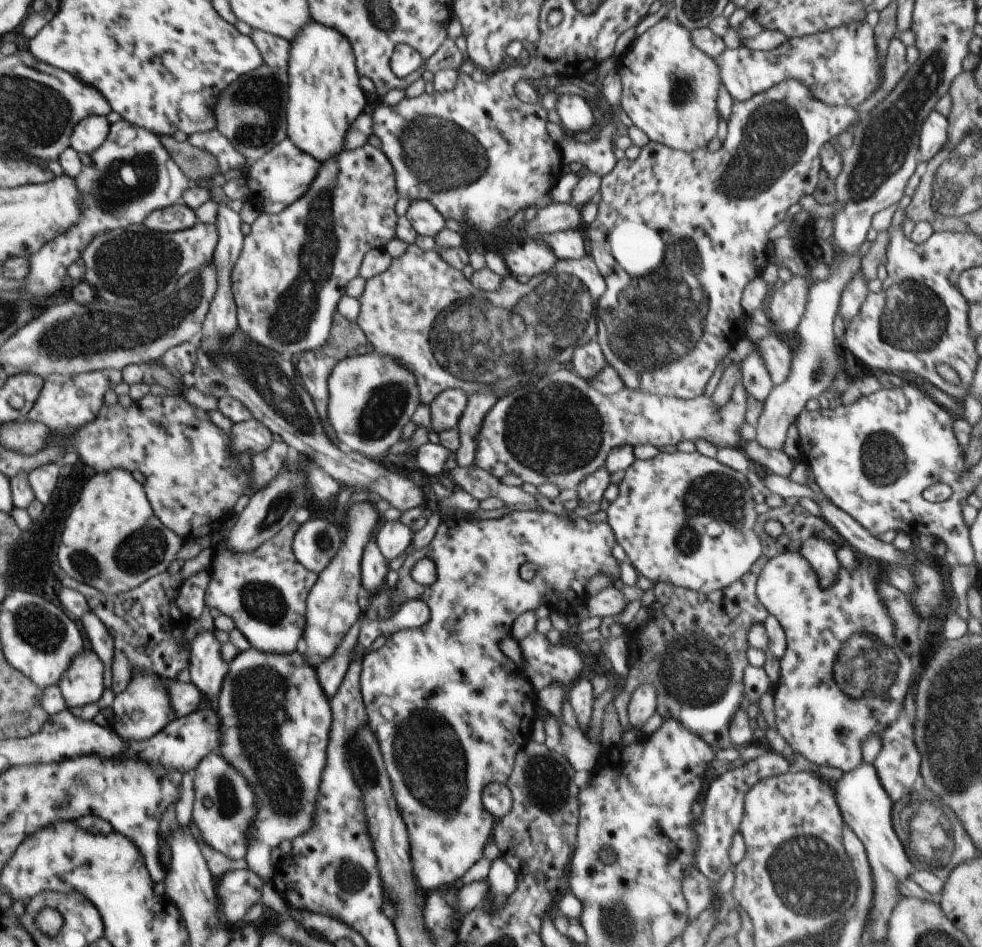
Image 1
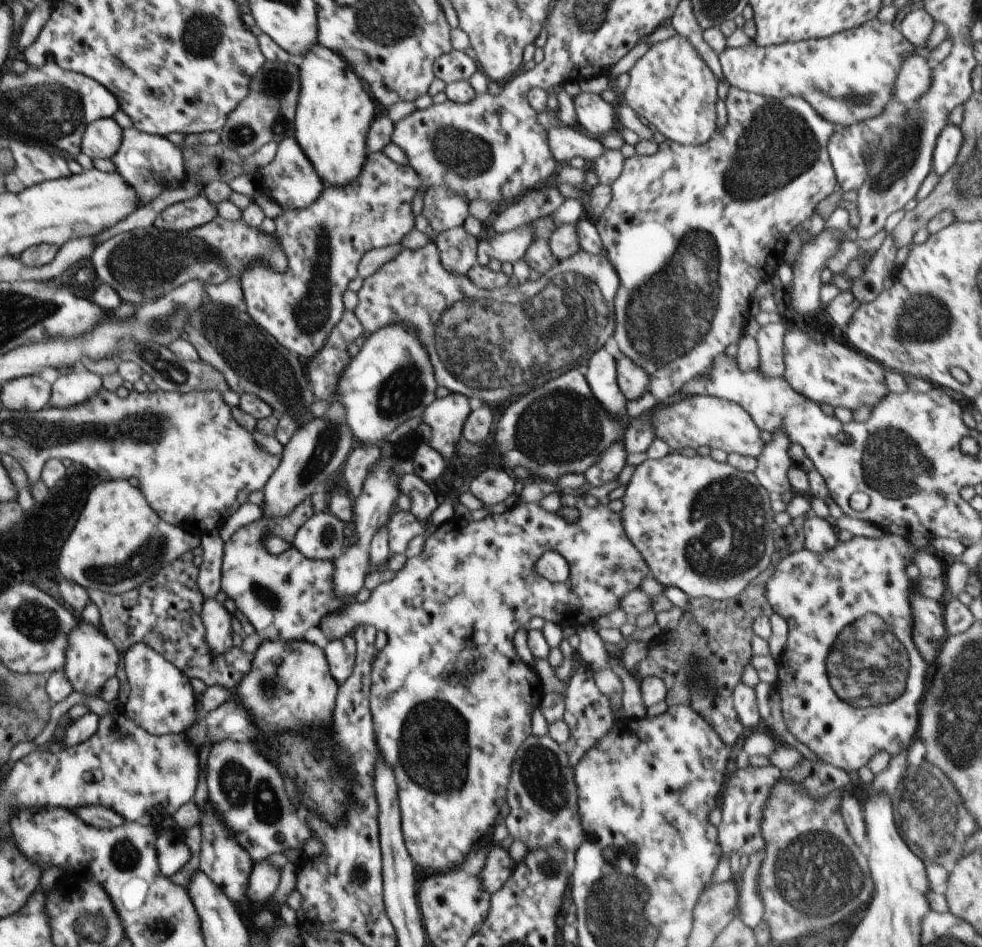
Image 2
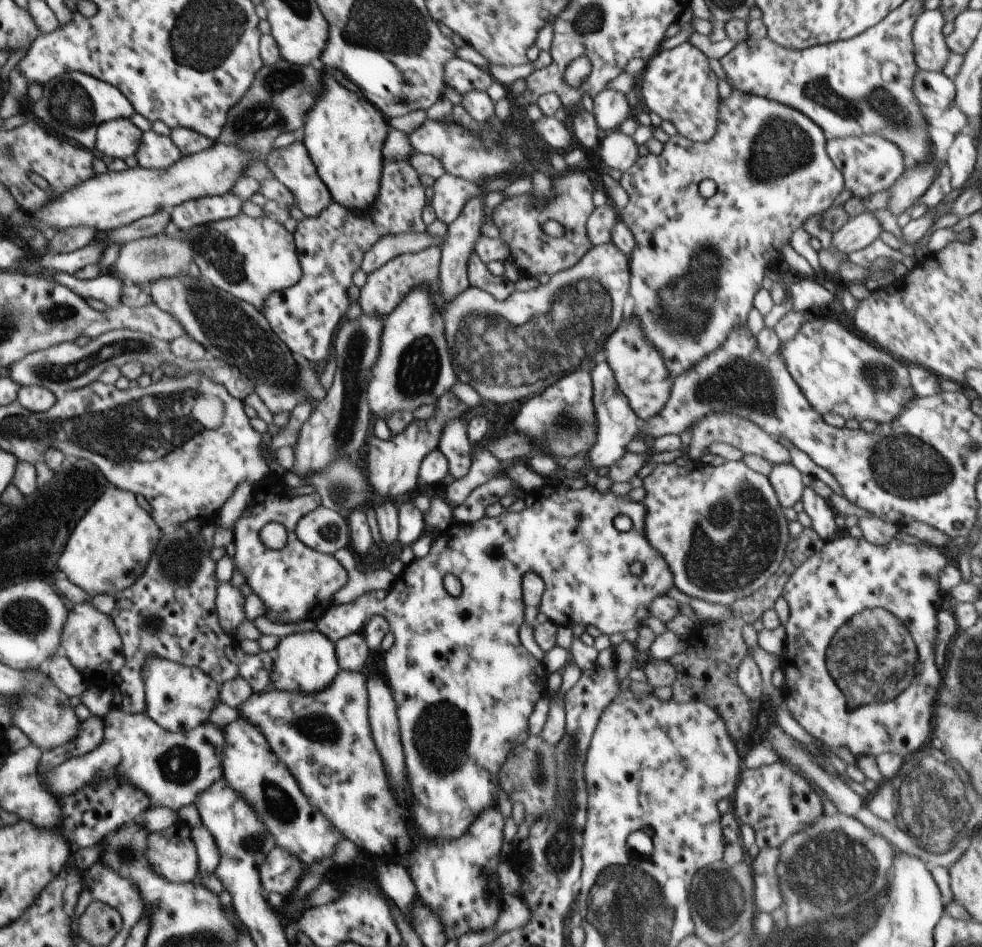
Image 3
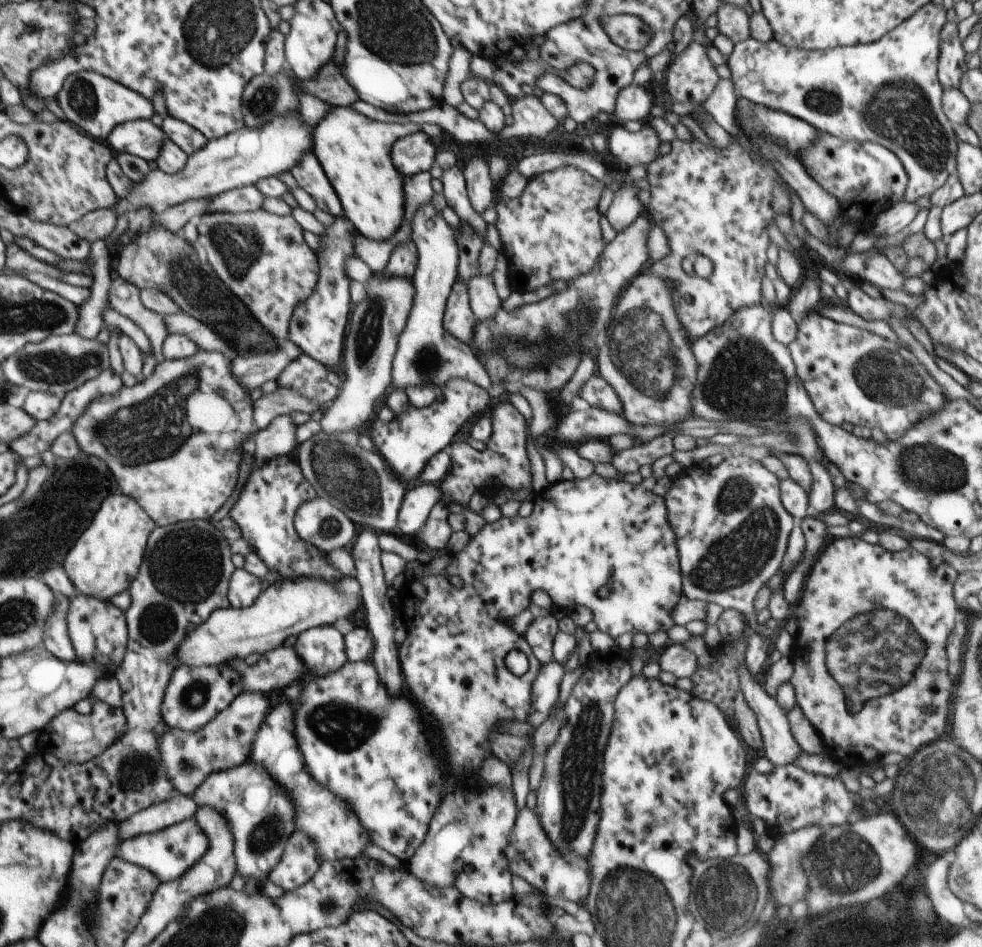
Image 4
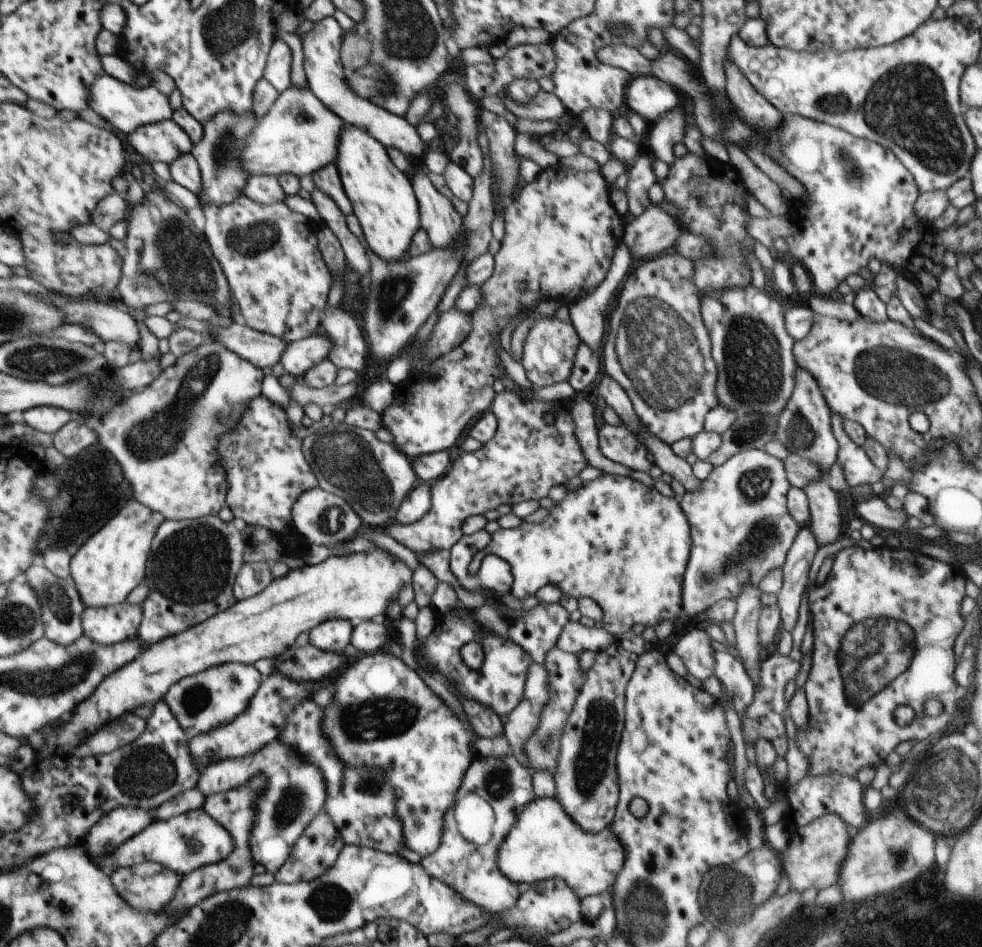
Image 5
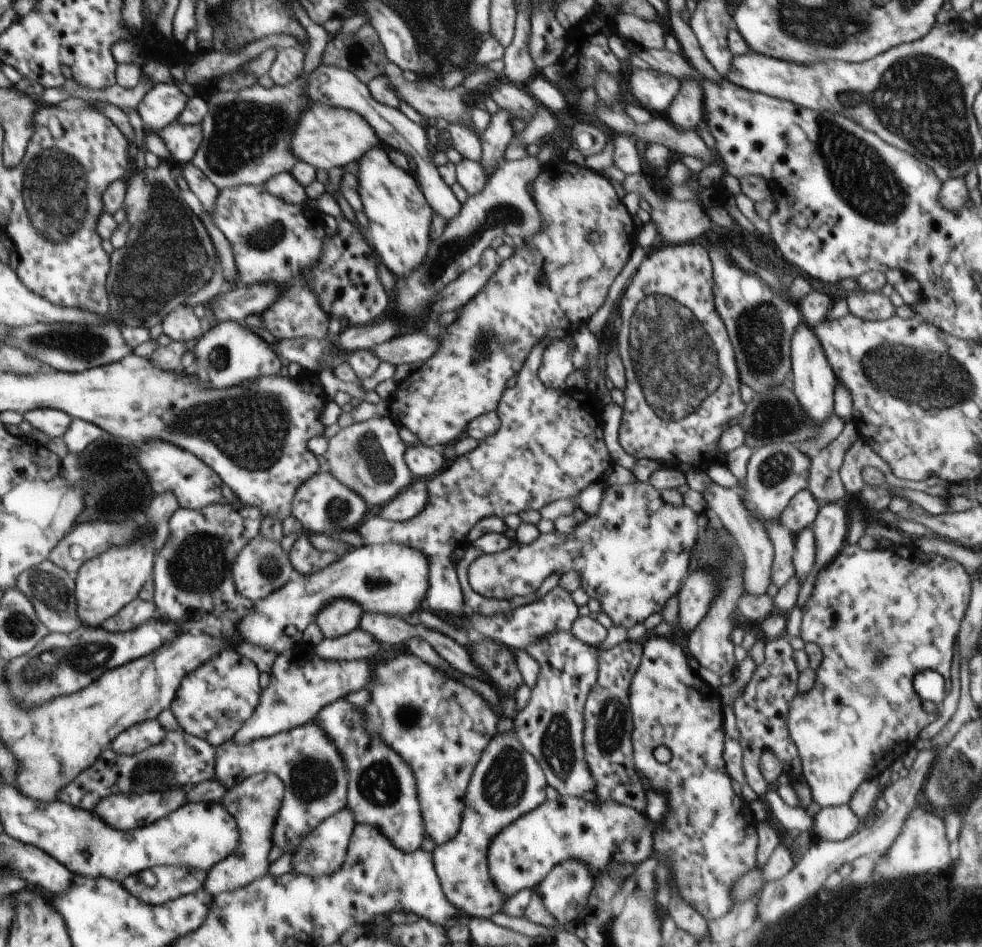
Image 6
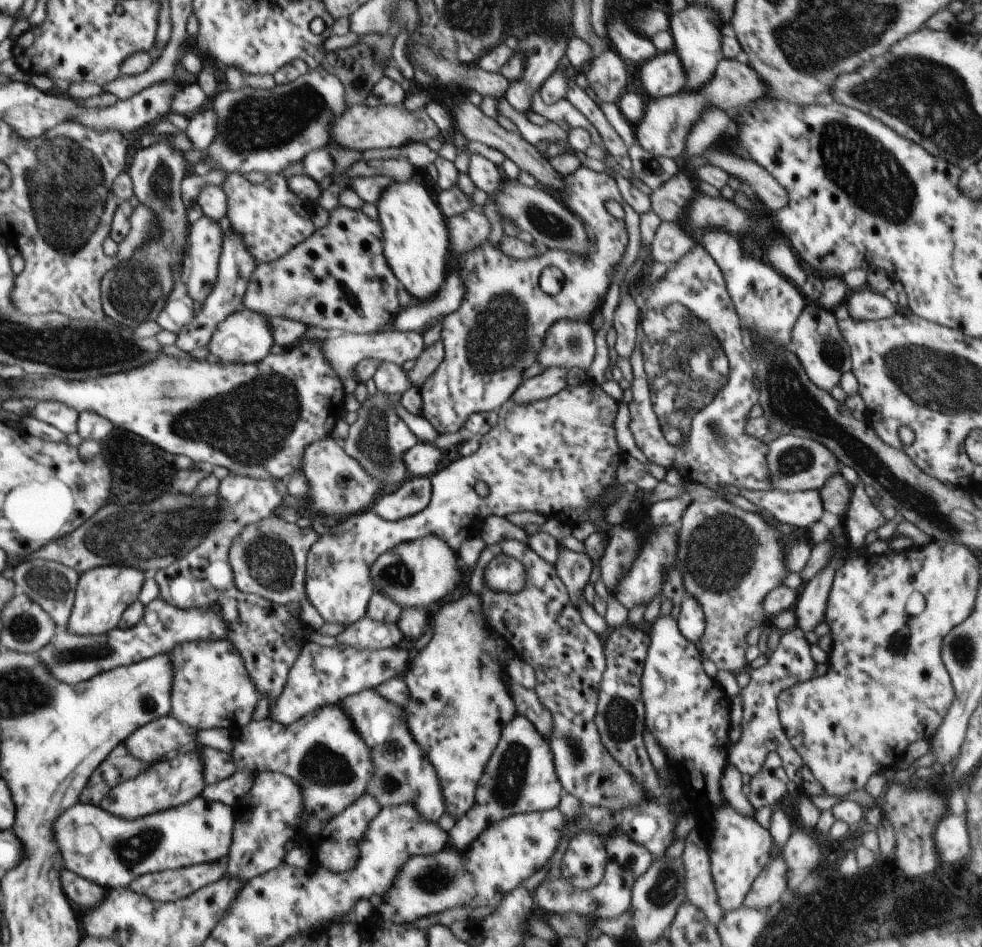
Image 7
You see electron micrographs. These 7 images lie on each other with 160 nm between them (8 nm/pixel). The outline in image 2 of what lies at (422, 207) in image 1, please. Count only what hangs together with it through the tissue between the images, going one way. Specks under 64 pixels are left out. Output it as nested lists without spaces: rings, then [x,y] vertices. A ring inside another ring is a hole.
[[[446,185],[428,186],[424,199],[422,214],[436,234],[464,224],[469,217],[466,195],[456,195]]]

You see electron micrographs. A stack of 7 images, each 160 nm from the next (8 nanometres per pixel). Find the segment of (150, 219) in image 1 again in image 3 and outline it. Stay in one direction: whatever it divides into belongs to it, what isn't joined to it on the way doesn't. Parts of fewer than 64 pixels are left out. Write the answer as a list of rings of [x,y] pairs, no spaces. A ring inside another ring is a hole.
[[[232,191],[223,195],[194,199],[174,207],[171,222],[179,230],[188,231],[198,224],[229,219],[238,216],[243,207],[243,200]]]

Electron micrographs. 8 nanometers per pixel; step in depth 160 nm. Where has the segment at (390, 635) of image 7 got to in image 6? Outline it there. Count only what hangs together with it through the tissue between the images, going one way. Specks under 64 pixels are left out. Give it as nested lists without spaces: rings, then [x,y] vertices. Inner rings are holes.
[[[358,626],[338,638],[325,638],[317,644],[315,653],[326,660],[370,660],[378,650],[380,641]]]

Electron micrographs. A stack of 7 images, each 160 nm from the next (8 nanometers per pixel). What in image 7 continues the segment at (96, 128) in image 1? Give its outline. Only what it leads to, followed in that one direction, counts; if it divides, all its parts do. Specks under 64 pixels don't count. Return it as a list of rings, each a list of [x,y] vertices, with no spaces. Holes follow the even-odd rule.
[[[210,105],[203,110],[193,113],[186,120],[183,132],[190,138],[196,150],[207,149],[213,144],[217,135],[217,114]]]

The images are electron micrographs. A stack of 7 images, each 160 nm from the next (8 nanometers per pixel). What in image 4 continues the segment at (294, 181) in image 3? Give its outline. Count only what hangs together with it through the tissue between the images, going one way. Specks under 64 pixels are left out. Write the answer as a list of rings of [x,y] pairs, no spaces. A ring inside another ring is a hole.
[[[314,152],[304,155],[289,171],[294,175],[299,186],[314,198],[320,210],[335,217],[344,216],[345,212],[337,192]]]

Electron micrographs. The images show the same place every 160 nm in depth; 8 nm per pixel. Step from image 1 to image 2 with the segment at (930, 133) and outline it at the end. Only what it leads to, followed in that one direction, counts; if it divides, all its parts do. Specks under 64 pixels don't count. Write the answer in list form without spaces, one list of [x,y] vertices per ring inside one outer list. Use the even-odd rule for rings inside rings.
[[[946,125],[946,128],[937,138],[933,152],[932,171],[936,171],[939,177],[943,177],[958,161],[960,147],[964,135],[962,129],[956,125]]]

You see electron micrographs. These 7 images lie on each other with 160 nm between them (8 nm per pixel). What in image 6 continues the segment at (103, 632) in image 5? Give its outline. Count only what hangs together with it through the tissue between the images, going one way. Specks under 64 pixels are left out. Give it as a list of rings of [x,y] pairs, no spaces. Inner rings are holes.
[[[136,597],[113,617],[106,619],[100,627],[113,633],[131,631],[152,619],[156,615],[156,610],[153,600],[145,601],[140,597]]]

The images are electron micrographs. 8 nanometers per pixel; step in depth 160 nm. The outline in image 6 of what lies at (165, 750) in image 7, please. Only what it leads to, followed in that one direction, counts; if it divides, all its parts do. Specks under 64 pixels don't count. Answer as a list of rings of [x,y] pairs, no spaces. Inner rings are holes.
[[[158,719],[147,720],[121,732],[110,747],[119,755],[133,755],[158,744],[166,733]]]

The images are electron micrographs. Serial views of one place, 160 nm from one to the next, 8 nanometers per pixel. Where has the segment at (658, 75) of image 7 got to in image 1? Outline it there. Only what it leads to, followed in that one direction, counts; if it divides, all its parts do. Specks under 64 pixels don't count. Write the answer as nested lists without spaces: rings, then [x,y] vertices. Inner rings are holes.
[[[560,94],[555,108],[561,118],[566,133],[576,134],[579,132],[592,132],[597,125],[592,107],[588,101],[574,94]]]

